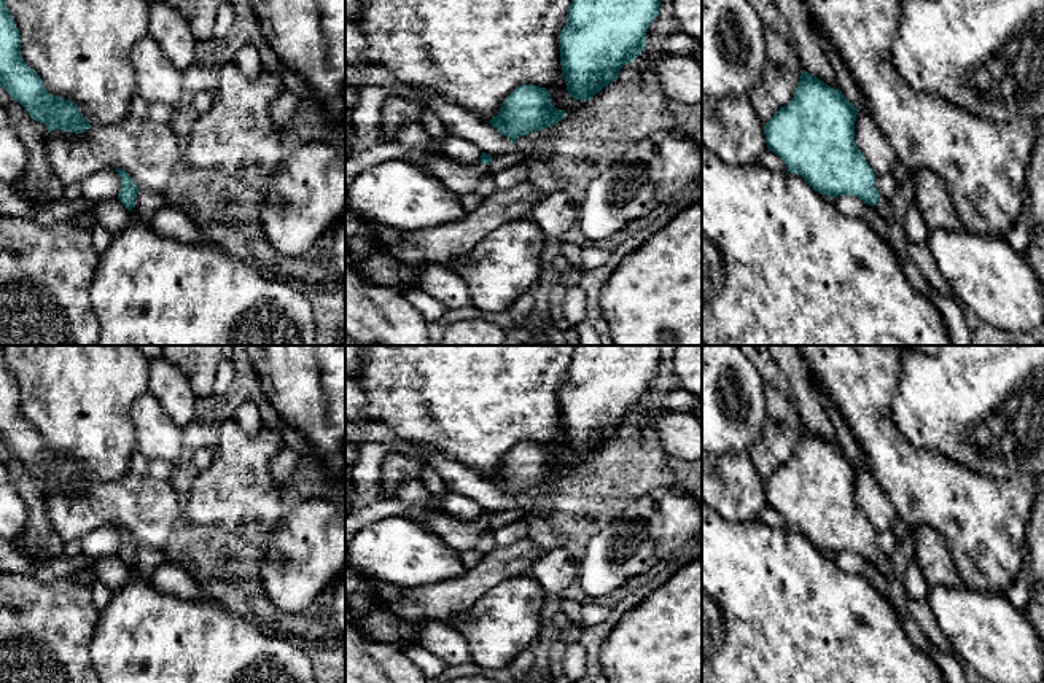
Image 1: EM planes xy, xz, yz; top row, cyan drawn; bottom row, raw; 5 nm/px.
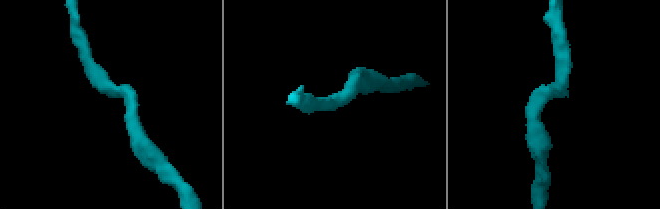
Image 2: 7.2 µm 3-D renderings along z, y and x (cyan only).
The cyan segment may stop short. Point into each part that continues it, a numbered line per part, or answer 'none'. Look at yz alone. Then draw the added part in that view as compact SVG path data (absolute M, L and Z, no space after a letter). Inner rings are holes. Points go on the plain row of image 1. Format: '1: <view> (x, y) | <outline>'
1: yz (884, 562) | M880 552L878 559L874 562L874 565L880 570L882 575L885 575L886 578L893 576L893 564L891 564L891 557L888 557L886 554Z

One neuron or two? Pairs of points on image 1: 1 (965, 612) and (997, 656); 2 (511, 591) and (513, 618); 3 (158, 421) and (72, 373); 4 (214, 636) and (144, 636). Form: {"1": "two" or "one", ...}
{"1": "one", "2": "one", "3": "two", "4": "one"}

